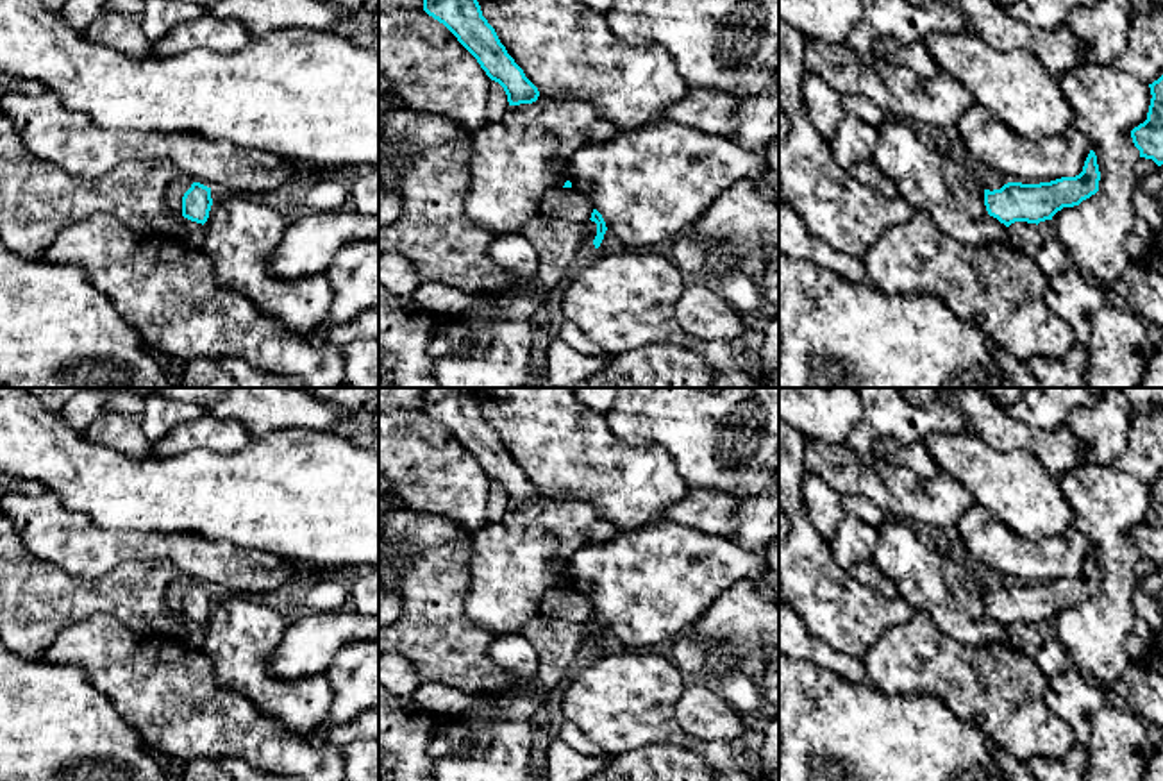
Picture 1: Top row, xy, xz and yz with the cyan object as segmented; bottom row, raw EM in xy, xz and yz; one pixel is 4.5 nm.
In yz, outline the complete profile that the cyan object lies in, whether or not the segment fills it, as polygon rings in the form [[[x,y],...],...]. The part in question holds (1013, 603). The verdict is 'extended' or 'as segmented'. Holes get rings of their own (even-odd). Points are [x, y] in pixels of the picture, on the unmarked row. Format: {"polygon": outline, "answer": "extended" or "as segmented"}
{"polygon": [[[1090,550],[1083,572],[1050,583],[1008,583],[1000,590],[984,590],[990,617],[1009,627],[1015,622],[1040,624],[1052,620],[1063,608],[1079,606],[1099,592],[1100,572],[1097,556]]], "answer": "as segmented"}

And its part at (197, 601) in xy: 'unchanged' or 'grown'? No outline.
unchanged

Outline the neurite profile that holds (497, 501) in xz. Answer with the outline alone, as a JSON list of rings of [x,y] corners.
[[[491,481],[488,495],[488,524],[502,518],[507,508],[509,502],[504,488],[498,483]]]

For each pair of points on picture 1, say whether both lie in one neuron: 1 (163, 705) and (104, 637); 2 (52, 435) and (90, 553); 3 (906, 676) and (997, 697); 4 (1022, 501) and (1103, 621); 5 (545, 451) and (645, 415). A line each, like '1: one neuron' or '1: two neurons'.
1: one neuron
2: two neurons
3: one neuron
4: two neurons
5: two neurons

